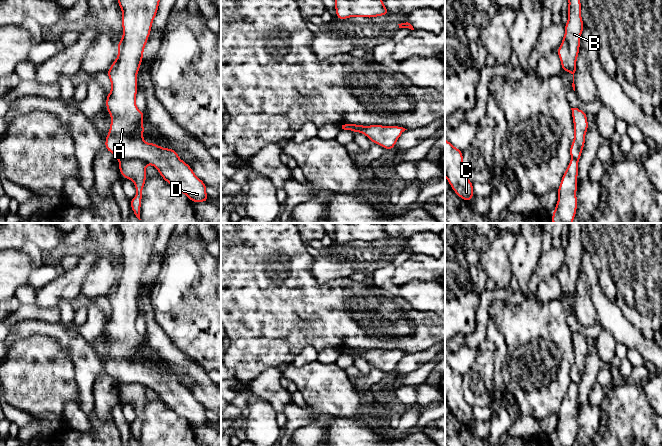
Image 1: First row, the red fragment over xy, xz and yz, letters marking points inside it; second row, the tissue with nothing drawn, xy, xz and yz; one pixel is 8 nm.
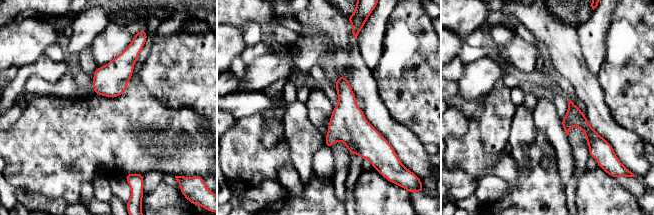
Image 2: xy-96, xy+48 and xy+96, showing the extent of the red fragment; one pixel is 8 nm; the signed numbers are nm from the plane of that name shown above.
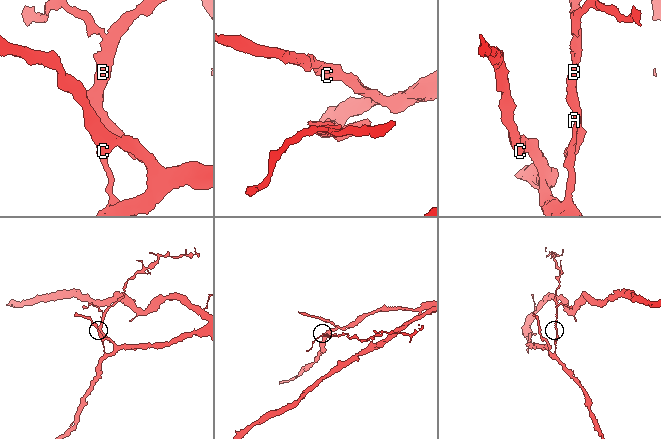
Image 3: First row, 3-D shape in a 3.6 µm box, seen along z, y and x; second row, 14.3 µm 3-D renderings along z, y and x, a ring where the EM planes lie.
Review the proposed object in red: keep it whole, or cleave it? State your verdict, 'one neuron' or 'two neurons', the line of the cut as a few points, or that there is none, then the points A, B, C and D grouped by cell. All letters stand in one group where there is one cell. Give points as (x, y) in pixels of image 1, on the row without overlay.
two neurons | xy (119, 383), (140, 383), (146, 388) | A B D / C

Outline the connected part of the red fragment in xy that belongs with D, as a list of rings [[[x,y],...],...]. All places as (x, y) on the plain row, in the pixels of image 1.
[[[117,223],[122,233],[123,261],[118,266],[118,280],[111,288],[107,299],[111,306],[111,315],[106,319],[106,332],[111,340],[109,356],[105,364],[105,373],[118,384],[139,383],[153,389],[160,400],[179,416],[185,418],[193,426],[208,426],[207,409],[198,402],[190,389],[181,384],[175,373],[163,372],[155,367],[146,367],[144,360],[144,336],[136,330],[138,315],[137,297],[143,285],[143,276],[151,257],[152,247],[157,239],[161,223]]]

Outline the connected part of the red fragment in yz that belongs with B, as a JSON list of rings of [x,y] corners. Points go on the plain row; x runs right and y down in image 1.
[[[568,223],[568,226],[568,245],[564,249],[565,258],[556,276],[561,284],[562,296],[567,295],[573,299],[572,311],[575,315],[574,297],[579,279],[581,257],[585,251],[581,241],[580,223]]]

